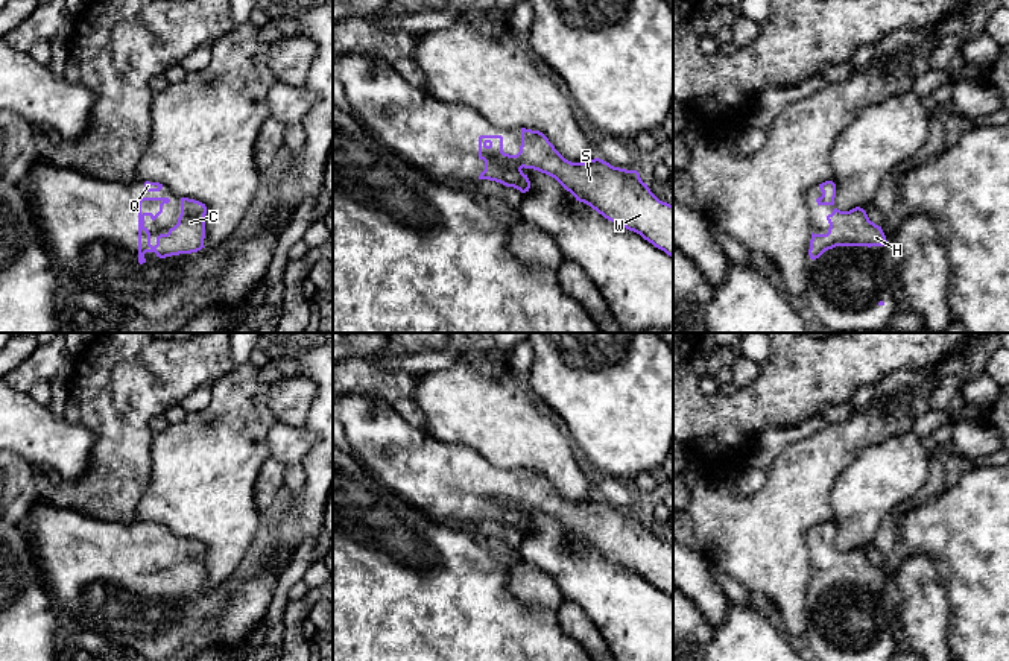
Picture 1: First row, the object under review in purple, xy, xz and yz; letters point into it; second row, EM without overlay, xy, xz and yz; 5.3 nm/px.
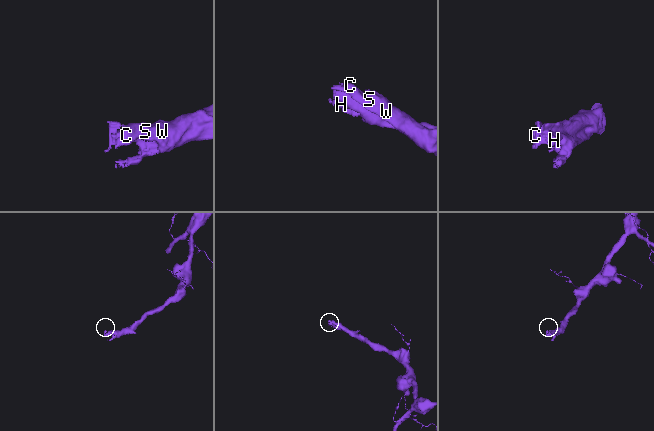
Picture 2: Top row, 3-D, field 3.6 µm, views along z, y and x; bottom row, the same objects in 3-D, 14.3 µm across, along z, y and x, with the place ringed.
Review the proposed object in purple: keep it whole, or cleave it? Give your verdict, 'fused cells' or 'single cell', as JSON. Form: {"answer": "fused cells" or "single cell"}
{"answer": "single cell"}

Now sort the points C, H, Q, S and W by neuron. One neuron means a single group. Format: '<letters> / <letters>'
C H Q S W

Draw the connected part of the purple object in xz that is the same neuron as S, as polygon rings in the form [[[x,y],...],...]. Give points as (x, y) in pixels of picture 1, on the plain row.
[[[521,468],[517,495],[503,492],[501,476],[480,476],[479,498],[485,501],[479,520],[526,533],[530,521],[521,509],[538,511],[555,518],[576,541],[673,597],[673,546],[659,541],[637,511],[614,508],[600,498],[571,503],[542,473],[526,468]]]

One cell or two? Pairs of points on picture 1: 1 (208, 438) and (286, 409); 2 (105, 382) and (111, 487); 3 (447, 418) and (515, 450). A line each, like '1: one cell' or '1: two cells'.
1: two cells
2: one cell
3: one cell

